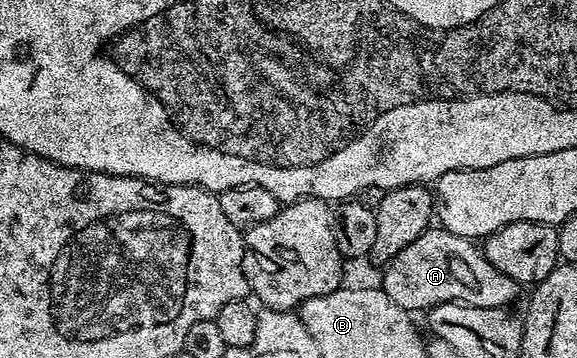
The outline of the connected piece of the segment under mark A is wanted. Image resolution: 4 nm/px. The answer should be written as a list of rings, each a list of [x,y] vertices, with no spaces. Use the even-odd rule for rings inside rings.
[[[440,228],[424,230],[418,238],[411,240],[411,244],[407,244],[407,248],[403,248],[403,252],[396,254],[384,270],[380,289],[391,296],[395,304],[410,312],[428,312],[444,302],[462,302],[465,306],[500,310],[512,307],[517,293],[523,290],[522,283],[511,280],[511,276],[499,272],[495,264],[485,259],[474,239],[455,236]]]

